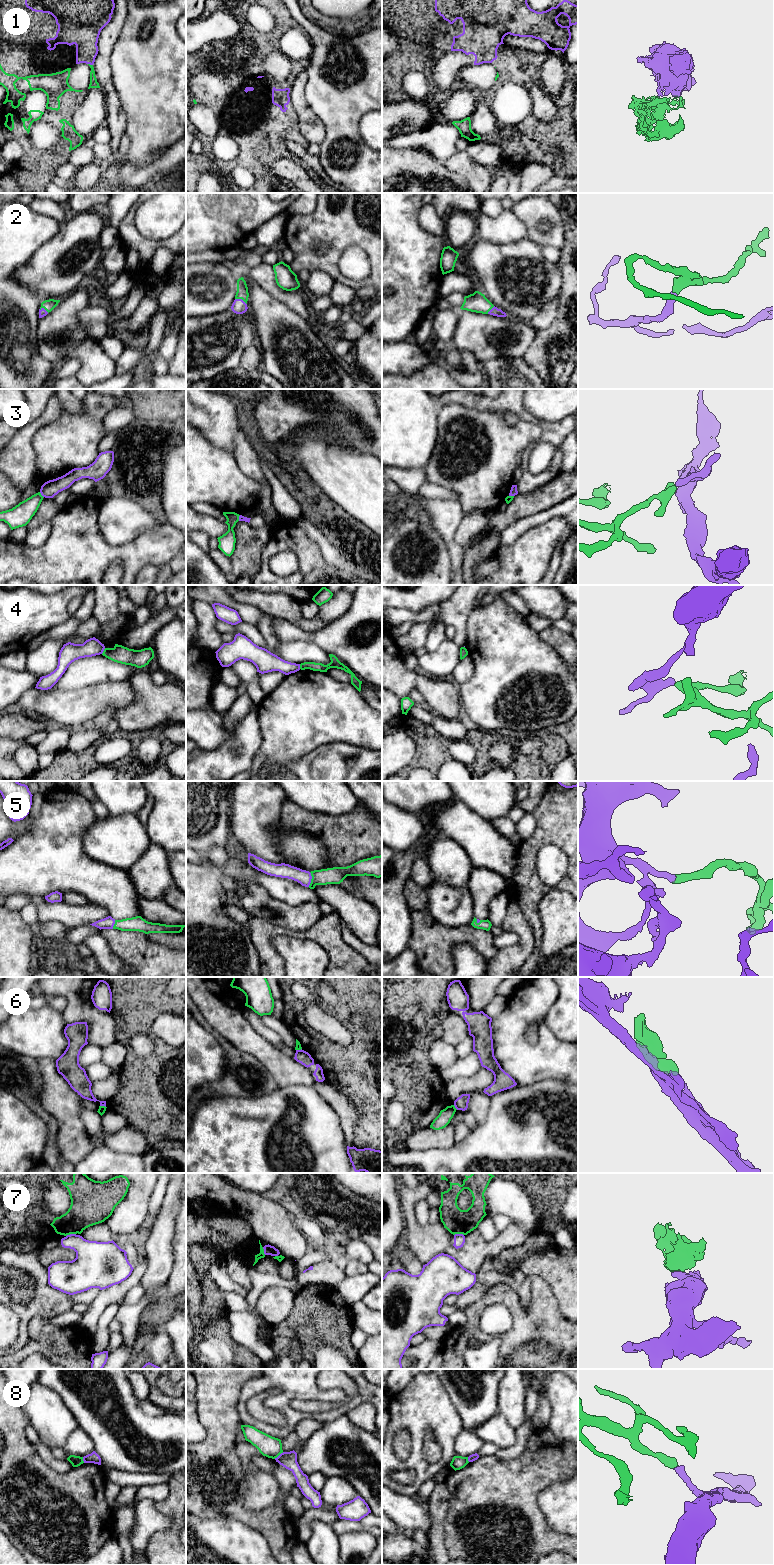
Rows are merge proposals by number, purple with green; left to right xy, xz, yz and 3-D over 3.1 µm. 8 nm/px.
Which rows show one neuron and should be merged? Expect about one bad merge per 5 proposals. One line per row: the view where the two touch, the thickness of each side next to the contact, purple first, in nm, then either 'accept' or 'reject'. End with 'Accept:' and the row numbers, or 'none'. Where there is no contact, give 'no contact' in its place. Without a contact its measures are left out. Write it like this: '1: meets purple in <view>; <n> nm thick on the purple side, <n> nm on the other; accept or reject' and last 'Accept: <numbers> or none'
1: meets purple in xy; 220 nm thick on the purple side, 60 nm on the other; accept
2: meets purple in xz; 110 nm thick on the purple side, 100 nm on the other; accept
3: meets purple in xy; 140 nm thick on the purple side, 170 nm on the other; reject
4: meets purple in xy; 140 nm thick on the purple side, 140 nm on the other; reject
5: meets purple in xz; 120 nm thick on the purple side, 140 nm on the other; accept
6: meets purple in xy; 150 nm thick on the purple side, 60 nm on the other; reject
7: meets purple in xy; 260 nm thick on the purple side, 280 nm on the other; reject
8: meets purple in xz; 130 nm thick on the purple side, 170 nm on the other; reject
Accept: 1, 2, 5

